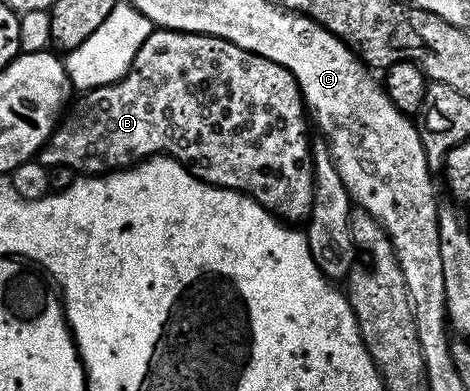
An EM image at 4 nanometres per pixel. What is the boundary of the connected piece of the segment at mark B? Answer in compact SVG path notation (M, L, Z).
M154 30L139 46L135 58L129 67L129 73L121 80L107 86L90 88L82 91L81 96L64 113L63 119L53 129L49 140L39 153L39 159L46 168L69 168L74 174L85 176L103 176L111 172L119 172L128 168L134 161L140 162L146 158L172 158L181 163L191 176L197 177L203 184L213 184L216 188L231 188L234 192L243 192L253 200L259 201L267 211L276 214L282 221L304 221L310 215L313 204L313 156L310 152L310 125L307 123L307 109L301 99L301 90L297 80L283 66L271 62L254 52L243 50L226 40L219 40L215 36L208 36L202 32L171 32L168 30Z

